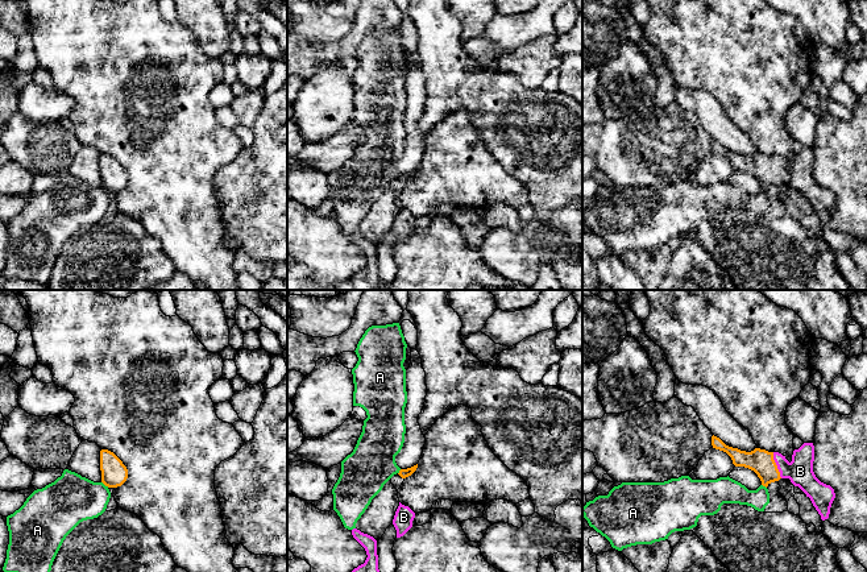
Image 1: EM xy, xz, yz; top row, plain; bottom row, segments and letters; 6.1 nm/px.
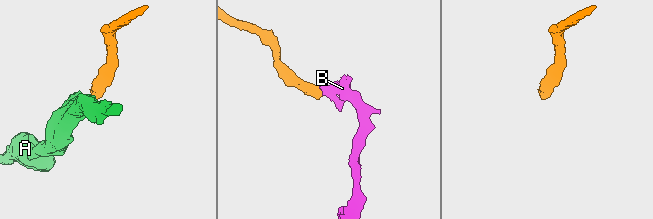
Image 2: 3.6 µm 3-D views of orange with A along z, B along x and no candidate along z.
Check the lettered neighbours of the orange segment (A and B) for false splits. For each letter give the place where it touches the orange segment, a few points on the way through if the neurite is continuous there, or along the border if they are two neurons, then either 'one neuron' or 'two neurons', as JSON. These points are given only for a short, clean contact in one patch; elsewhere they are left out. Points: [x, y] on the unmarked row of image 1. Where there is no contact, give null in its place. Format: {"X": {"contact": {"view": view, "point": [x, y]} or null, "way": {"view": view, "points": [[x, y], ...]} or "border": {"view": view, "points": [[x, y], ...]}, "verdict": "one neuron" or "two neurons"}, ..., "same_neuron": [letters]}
{"A": {"contact": {"view": "xy", "point": [106, 190]}, "border": {"view": "xy", "points": [[102, 186], [108, 191]]}, "verdict": "two neurons"}, "B": {"contact": {"view": "yz", "point": [776, 170]}, "way": {"view": "yz", "points": [[760, 166], [767, 170], [776, 170], [784, 174], [800, 175]]}, "verdict": "one neuron"}, "same_neuron": ["B"]}

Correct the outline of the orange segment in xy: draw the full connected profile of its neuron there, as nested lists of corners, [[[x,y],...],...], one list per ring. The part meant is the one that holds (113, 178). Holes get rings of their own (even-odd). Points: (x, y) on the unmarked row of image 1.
[[[100,156],[101,187],[108,192],[121,191],[128,183],[128,174],[111,156]]]

